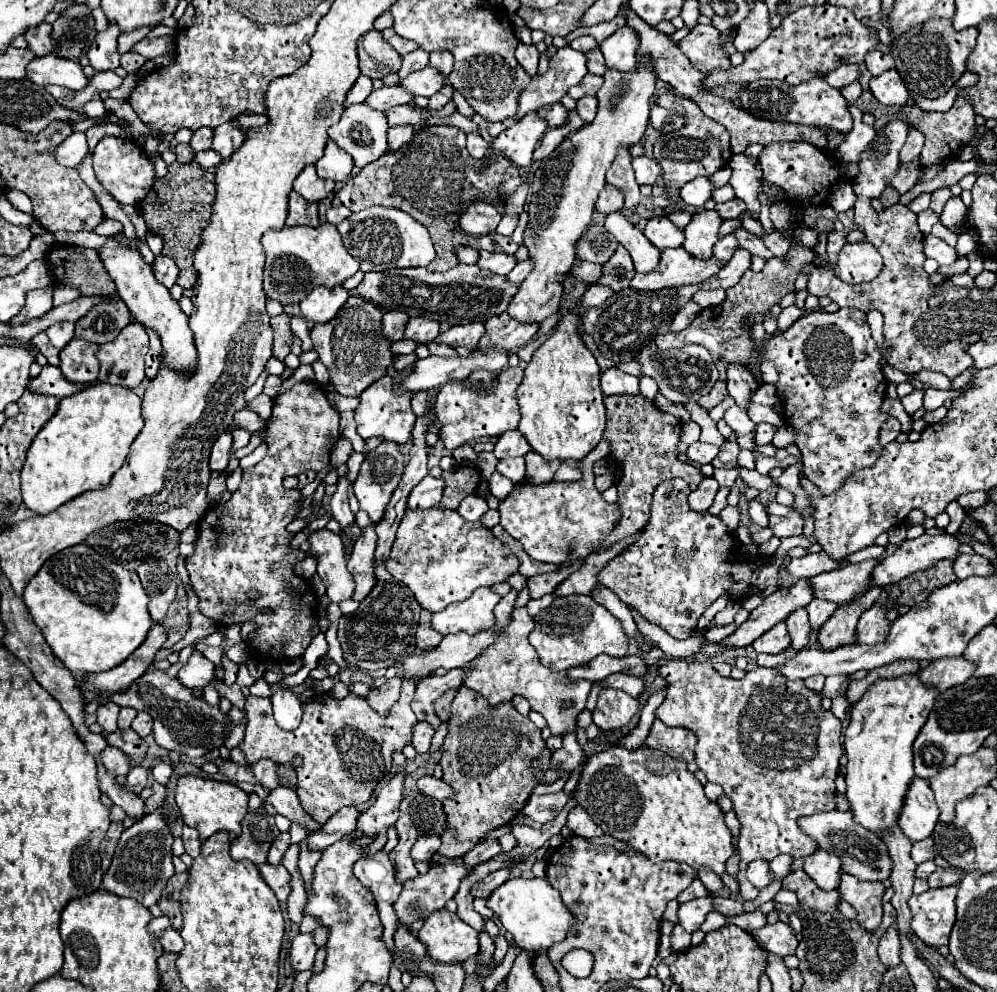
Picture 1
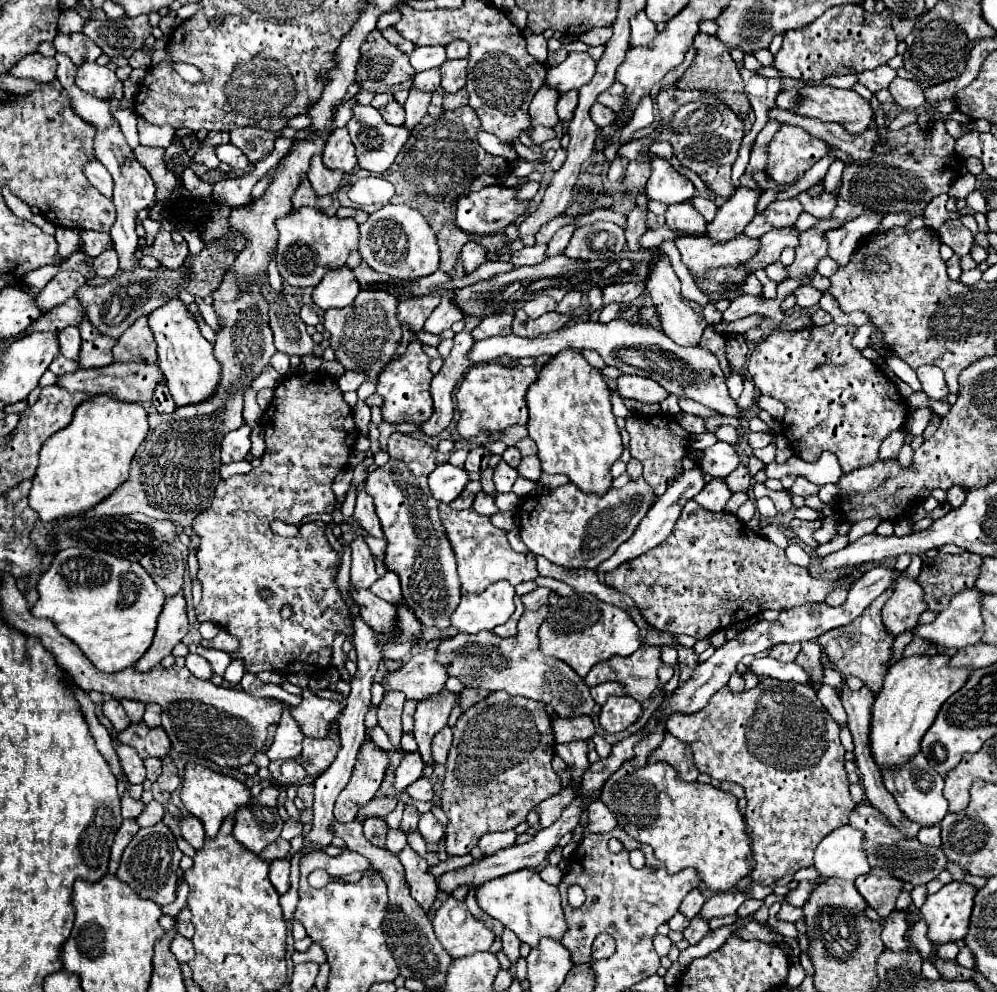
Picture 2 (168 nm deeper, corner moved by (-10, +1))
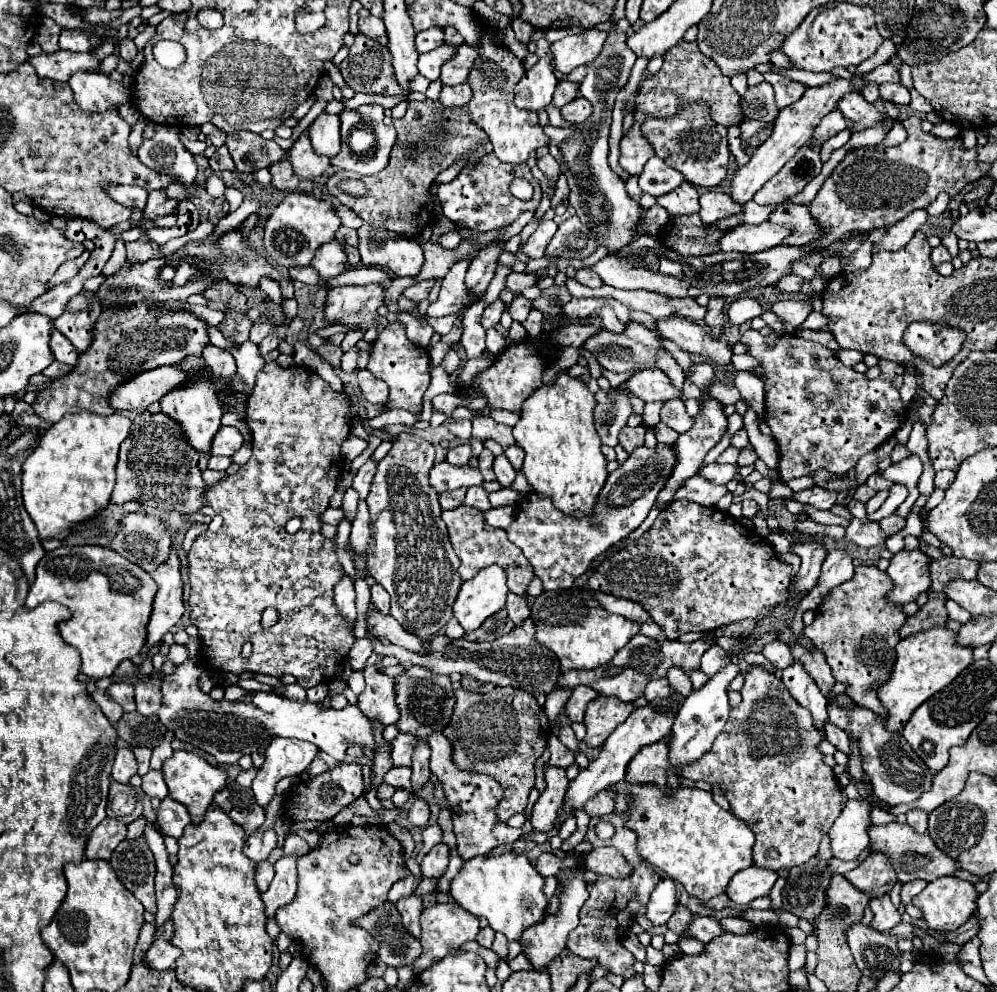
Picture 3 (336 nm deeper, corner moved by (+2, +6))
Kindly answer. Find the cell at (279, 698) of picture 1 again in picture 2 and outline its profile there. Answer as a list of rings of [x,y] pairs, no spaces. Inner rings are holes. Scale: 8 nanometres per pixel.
[[[285,712],[281,718],[281,724],[275,732],[273,746],[267,750],[267,756],[271,760],[275,760],[275,758],[295,760],[301,756],[301,740],[303,740],[303,734],[301,734],[297,722],[289,716],[289,712]]]

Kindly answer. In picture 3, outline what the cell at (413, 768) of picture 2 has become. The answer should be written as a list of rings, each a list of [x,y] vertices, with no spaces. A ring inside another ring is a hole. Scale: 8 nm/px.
[[[399,733],[391,743],[391,759],[395,767],[409,767],[411,765],[411,753],[413,753],[413,735]]]

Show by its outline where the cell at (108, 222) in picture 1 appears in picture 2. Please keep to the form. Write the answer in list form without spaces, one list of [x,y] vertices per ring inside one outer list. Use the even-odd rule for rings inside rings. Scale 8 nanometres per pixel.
[[[57,226],[57,232],[55,232],[55,240],[59,244],[59,254],[61,256],[71,256],[75,252],[75,246],[79,246],[79,234],[77,230],[73,228],[63,228],[63,226]]]

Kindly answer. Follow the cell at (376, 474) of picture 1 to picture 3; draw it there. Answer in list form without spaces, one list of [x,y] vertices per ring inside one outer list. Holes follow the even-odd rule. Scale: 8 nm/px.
[[[399,433],[393,441],[391,451],[377,463],[377,473],[373,477],[373,485],[367,497],[371,515],[371,545],[367,551],[367,571],[391,595],[391,615],[409,633],[419,637],[437,635],[445,627],[445,623],[453,617],[453,601],[463,583],[457,575],[459,559],[449,543],[447,527],[441,519],[437,493],[433,491],[433,487],[429,487],[427,479],[429,467],[433,467],[433,459],[435,449],[431,443],[411,433]]]

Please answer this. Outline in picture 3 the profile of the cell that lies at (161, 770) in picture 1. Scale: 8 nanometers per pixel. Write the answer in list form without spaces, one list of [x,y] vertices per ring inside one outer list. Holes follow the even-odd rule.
[[[149,769],[141,779],[143,779],[141,789],[149,797],[157,797],[157,799],[165,799],[167,797],[167,785],[165,785],[165,779],[163,779],[163,773],[161,771]]]

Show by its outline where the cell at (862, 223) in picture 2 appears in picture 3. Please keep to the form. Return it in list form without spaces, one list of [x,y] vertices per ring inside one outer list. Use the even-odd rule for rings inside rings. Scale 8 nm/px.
[[[827,257],[819,269],[825,275],[825,279],[833,279],[833,275],[837,275],[837,271],[841,271],[841,259],[839,257]]]

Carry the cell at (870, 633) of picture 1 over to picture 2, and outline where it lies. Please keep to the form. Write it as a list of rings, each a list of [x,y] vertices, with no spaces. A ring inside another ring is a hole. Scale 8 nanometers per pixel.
[[[899,574],[895,580],[895,592],[889,602],[883,606],[883,624],[887,630],[897,636],[919,622],[919,616],[925,612],[923,588],[917,578],[909,578],[907,574]]]

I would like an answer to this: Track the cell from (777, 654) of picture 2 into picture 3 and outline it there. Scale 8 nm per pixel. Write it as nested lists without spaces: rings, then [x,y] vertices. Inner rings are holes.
[[[775,639],[775,641],[771,641],[769,645],[765,645],[763,647],[763,651],[761,651],[765,657],[767,657],[767,661],[775,667],[775,669],[785,669],[785,667],[789,667],[791,663],[793,663],[793,655],[791,655],[791,647],[785,643],[785,641],[781,641],[781,639]]]

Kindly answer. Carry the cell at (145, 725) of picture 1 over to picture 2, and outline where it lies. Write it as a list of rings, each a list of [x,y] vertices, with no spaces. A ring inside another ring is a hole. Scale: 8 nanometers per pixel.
[[[147,704],[147,710],[145,710],[143,720],[145,720],[145,724],[149,728],[161,726],[161,708],[159,708],[159,704]]]

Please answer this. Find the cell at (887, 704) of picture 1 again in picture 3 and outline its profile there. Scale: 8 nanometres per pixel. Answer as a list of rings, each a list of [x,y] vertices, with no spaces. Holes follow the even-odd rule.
[[[939,627],[899,641],[897,661],[893,665],[893,671],[889,679],[877,689],[877,697],[887,709],[883,721],[889,733],[899,733],[905,727],[905,723],[911,719],[917,705],[925,703],[931,695],[947,687],[973,661],[973,649],[957,647],[955,637],[957,633],[949,631],[947,627]]]

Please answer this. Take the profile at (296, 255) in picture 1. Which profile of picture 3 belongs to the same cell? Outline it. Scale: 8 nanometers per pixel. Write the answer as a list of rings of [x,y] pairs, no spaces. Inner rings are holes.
[[[287,193],[265,223],[263,247],[267,251],[267,257],[285,271],[289,271],[291,267],[307,267],[315,251],[335,239],[339,227],[341,219],[335,215],[333,205],[329,205],[327,201],[317,201],[307,193]]]

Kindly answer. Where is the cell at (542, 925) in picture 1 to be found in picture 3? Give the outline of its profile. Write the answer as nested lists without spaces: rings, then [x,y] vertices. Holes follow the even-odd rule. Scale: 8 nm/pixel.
[[[505,853],[497,857],[473,857],[463,863],[451,881],[451,897],[469,913],[487,917],[493,931],[503,933],[509,941],[517,941],[521,933],[545,919],[547,897],[543,893],[545,879],[529,863],[523,853]]]

